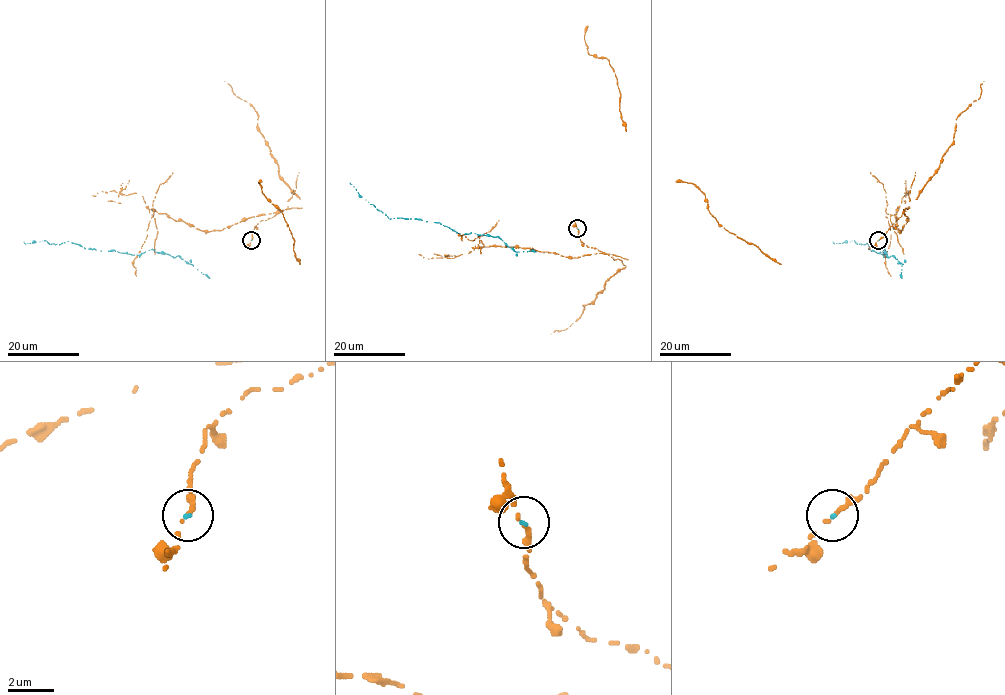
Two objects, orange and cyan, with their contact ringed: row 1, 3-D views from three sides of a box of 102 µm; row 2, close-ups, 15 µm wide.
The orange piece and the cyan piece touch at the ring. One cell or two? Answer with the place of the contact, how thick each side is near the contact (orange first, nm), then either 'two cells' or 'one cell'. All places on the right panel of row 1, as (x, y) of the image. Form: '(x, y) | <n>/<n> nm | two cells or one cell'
(878, 240) | 160/100 nm | two cells

